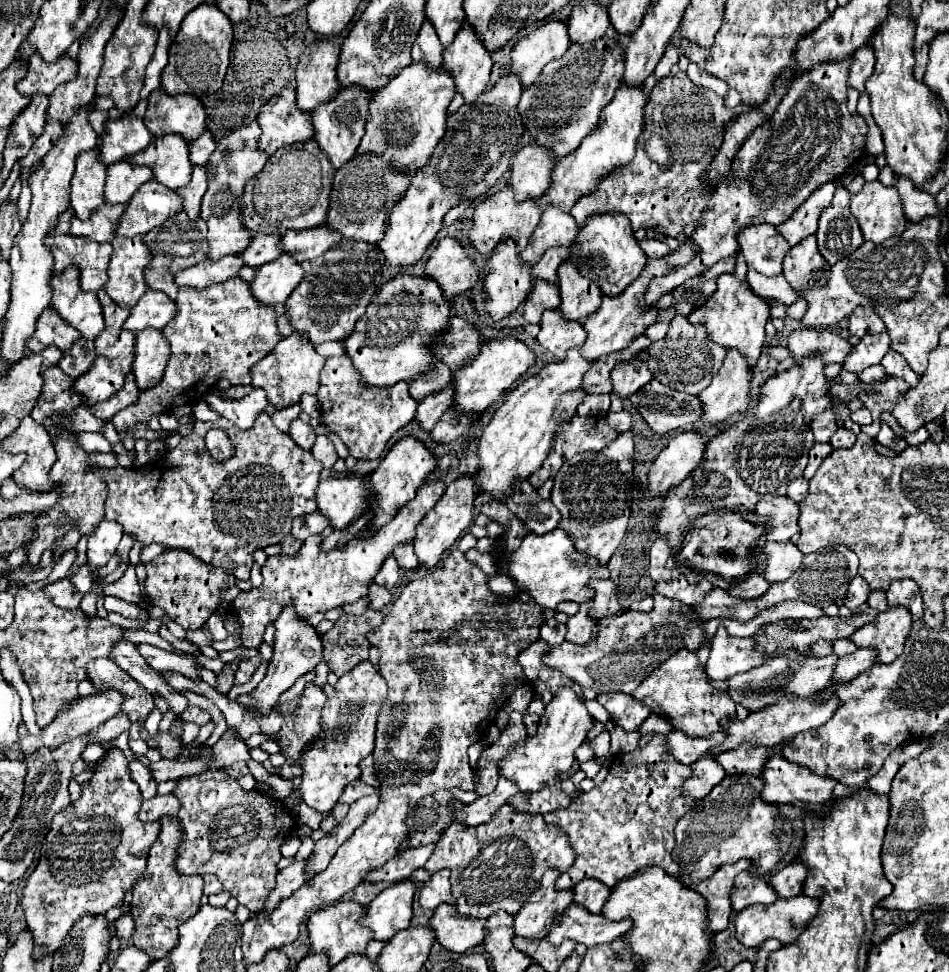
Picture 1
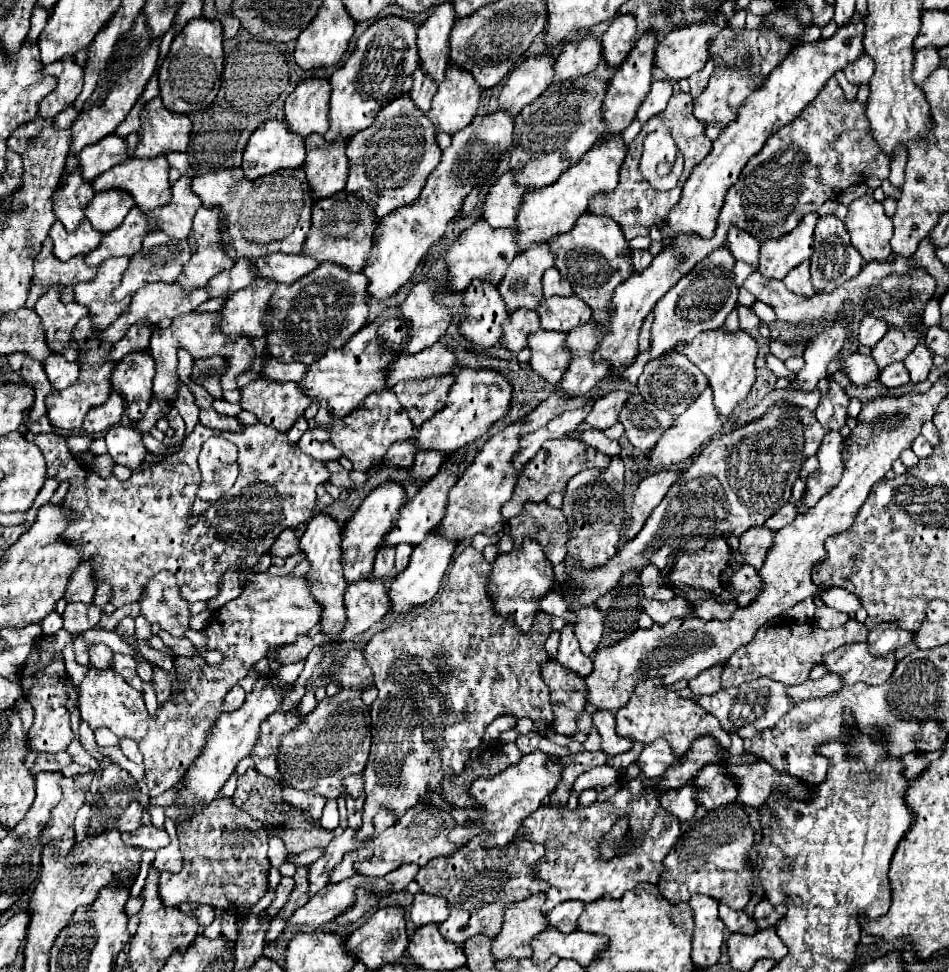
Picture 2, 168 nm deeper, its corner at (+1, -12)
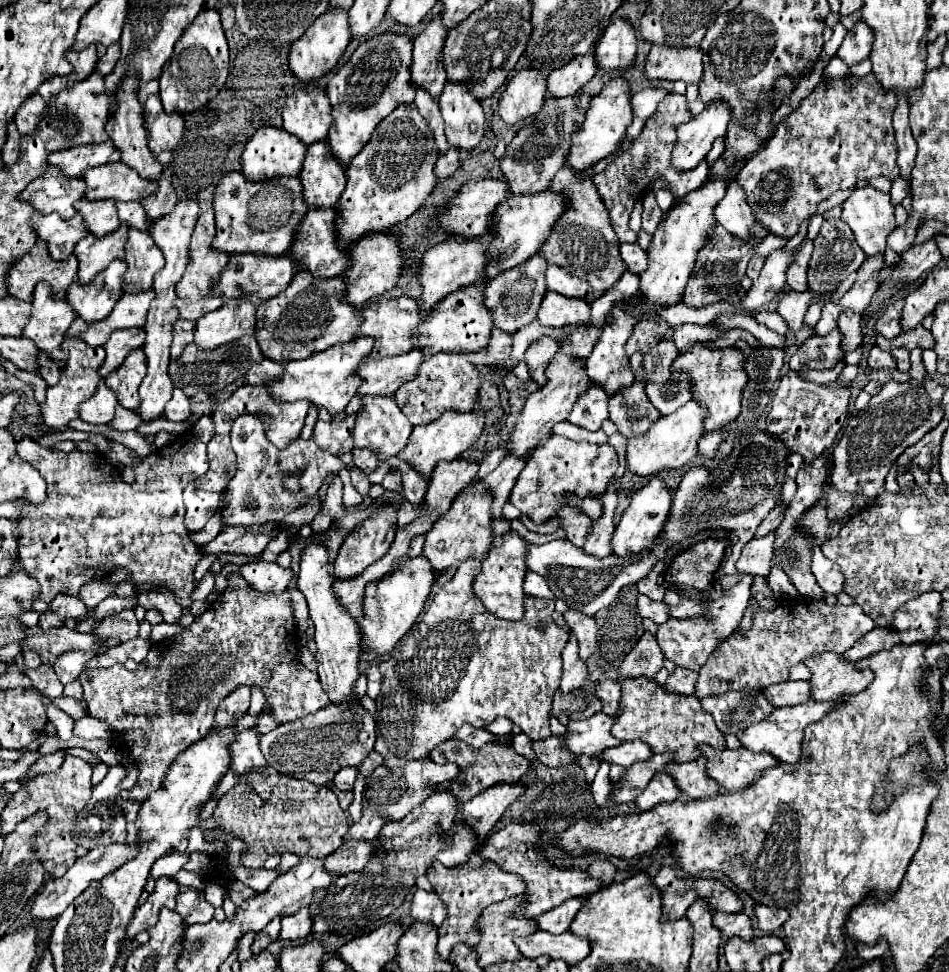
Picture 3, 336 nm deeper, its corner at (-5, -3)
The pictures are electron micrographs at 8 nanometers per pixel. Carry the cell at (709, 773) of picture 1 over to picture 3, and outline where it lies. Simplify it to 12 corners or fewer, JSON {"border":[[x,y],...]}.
{"border":[[667,773],[655,775],[635,803],[649,811],[661,801],[675,801],[681,793]]}

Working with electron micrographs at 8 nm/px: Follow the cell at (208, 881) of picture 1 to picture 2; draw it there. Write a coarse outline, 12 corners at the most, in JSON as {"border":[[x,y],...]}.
{"border":[[179,904],[185,914],[193,914],[201,926],[209,926],[215,910],[207,904]]}

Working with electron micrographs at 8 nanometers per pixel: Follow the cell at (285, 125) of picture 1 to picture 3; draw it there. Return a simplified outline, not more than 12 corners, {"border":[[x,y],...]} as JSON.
{"border":[[263,125],[241,155],[243,175],[297,177],[307,145]]}

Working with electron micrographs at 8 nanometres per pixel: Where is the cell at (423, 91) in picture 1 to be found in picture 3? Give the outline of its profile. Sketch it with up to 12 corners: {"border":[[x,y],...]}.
{"border":[[397,105],[347,167],[339,243],[395,227],[437,187],[433,131]]}

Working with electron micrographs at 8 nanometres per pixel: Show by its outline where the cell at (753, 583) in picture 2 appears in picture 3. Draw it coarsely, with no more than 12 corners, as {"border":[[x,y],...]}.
{"border":[[749,573],[721,575],[707,615],[659,625],[665,657],[699,671],[749,605]]}

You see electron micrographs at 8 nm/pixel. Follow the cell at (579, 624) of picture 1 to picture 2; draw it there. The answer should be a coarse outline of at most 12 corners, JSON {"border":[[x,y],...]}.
{"border":[[573,626],[561,630],[557,660],[585,678],[593,662],[575,640]]}

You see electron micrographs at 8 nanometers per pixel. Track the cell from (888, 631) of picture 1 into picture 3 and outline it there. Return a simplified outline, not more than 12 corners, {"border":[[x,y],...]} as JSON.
{"border":[[839,653],[805,661],[813,671],[813,699],[855,695],[873,671]]}

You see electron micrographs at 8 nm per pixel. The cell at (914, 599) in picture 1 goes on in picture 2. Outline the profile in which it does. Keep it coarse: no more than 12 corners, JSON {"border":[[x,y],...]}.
{"border":[[879,624],[867,636],[871,656],[911,642],[911,632]]}

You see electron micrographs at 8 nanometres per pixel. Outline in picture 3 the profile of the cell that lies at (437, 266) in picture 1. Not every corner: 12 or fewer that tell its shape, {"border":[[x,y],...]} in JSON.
{"border":[[377,297],[361,335],[373,335],[371,357],[417,347],[419,305],[411,297]]}

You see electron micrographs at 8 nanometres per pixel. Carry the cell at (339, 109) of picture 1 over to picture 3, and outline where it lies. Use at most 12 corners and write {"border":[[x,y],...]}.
{"border":[[327,141],[307,147],[299,179],[309,207],[333,207],[347,185]]}

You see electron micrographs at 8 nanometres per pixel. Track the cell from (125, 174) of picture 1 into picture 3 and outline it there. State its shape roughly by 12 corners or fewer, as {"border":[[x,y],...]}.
{"border":[[79,199],[75,207],[97,237],[121,225],[113,199]]}

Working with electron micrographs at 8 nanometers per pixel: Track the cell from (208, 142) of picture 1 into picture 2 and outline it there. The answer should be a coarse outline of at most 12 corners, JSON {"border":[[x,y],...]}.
{"border":[[165,154],[169,168],[177,168],[181,174],[193,176],[187,154]]}

